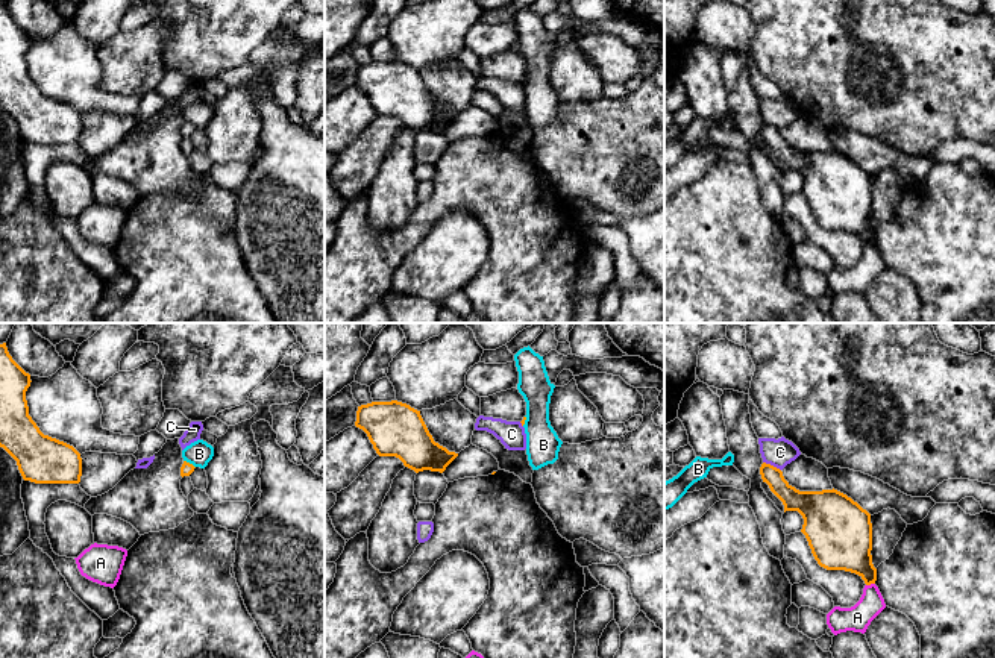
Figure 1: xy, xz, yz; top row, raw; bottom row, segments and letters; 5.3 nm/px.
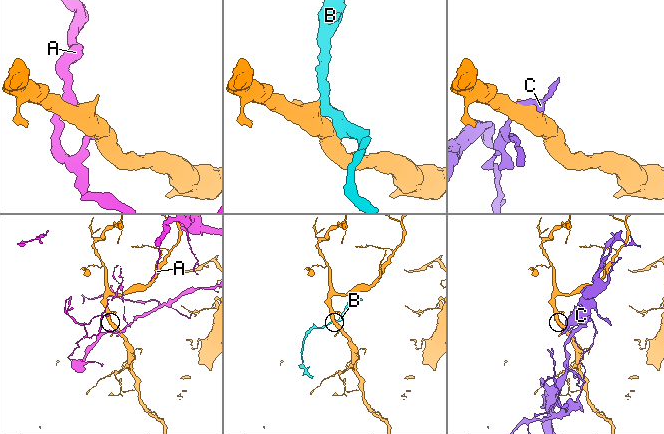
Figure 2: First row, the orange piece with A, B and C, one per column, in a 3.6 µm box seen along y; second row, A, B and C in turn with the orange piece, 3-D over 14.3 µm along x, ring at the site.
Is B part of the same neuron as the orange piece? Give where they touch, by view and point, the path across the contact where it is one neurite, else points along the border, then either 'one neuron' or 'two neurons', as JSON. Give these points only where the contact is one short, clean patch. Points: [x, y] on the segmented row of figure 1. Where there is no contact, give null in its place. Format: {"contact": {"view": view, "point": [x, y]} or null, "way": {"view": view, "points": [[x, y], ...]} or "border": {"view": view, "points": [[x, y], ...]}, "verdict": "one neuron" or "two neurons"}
{"contact": {"view": "xy", "point": [188, 463]}, "border": {"view": "xy", "points": [[184, 460], [194, 467]]}, "verdict": "two neurons"}

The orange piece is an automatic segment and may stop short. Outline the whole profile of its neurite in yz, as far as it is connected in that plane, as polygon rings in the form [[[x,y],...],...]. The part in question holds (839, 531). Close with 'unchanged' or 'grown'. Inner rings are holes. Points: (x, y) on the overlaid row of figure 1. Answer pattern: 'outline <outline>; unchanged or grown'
outline [[[763,462],[763,482],[783,502],[786,511],[798,511],[811,553],[827,570],[845,570],[858,575],[866,585],[875,584],[877,569],[872,564],[871,514],[837,490],[799,491],[783,476],[783,472]]]; unchanged

